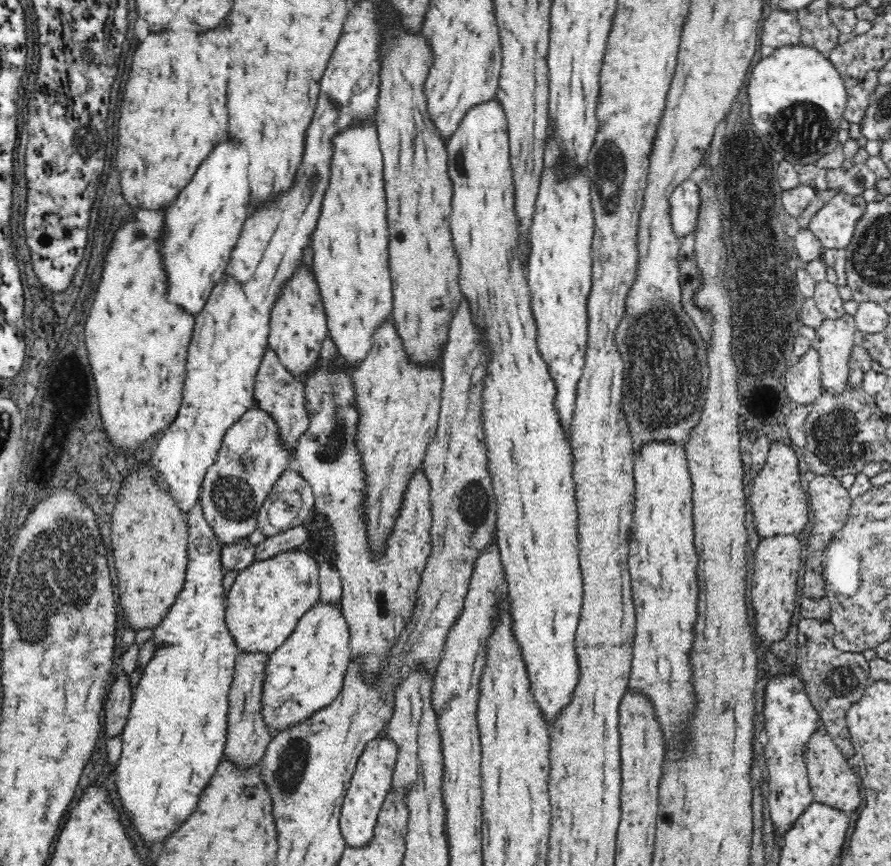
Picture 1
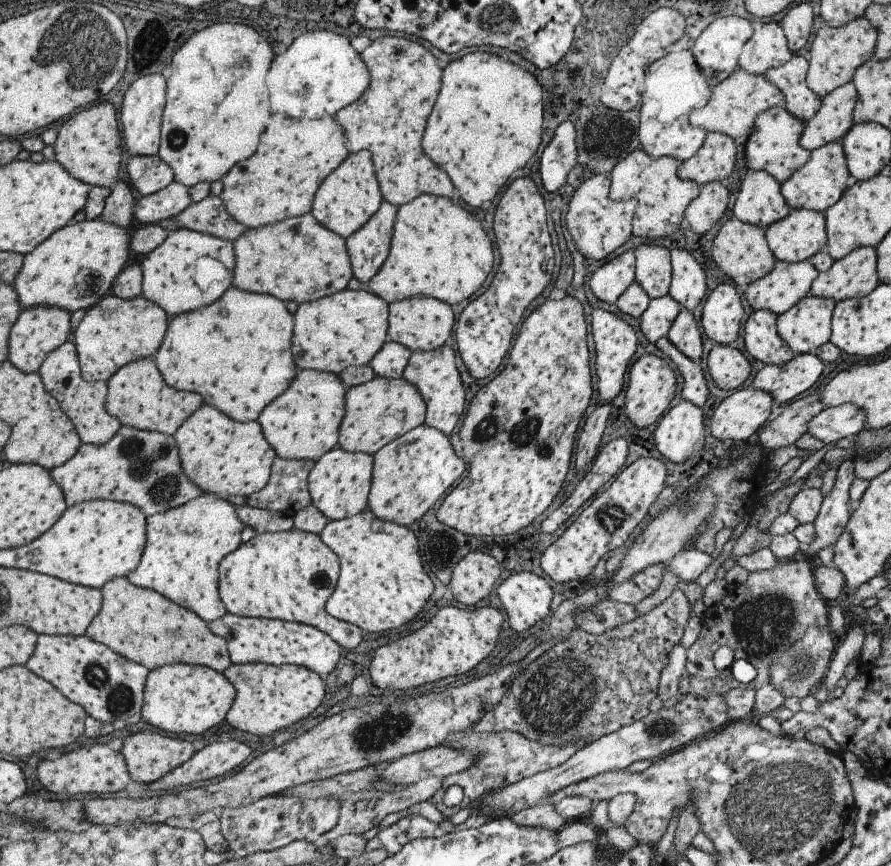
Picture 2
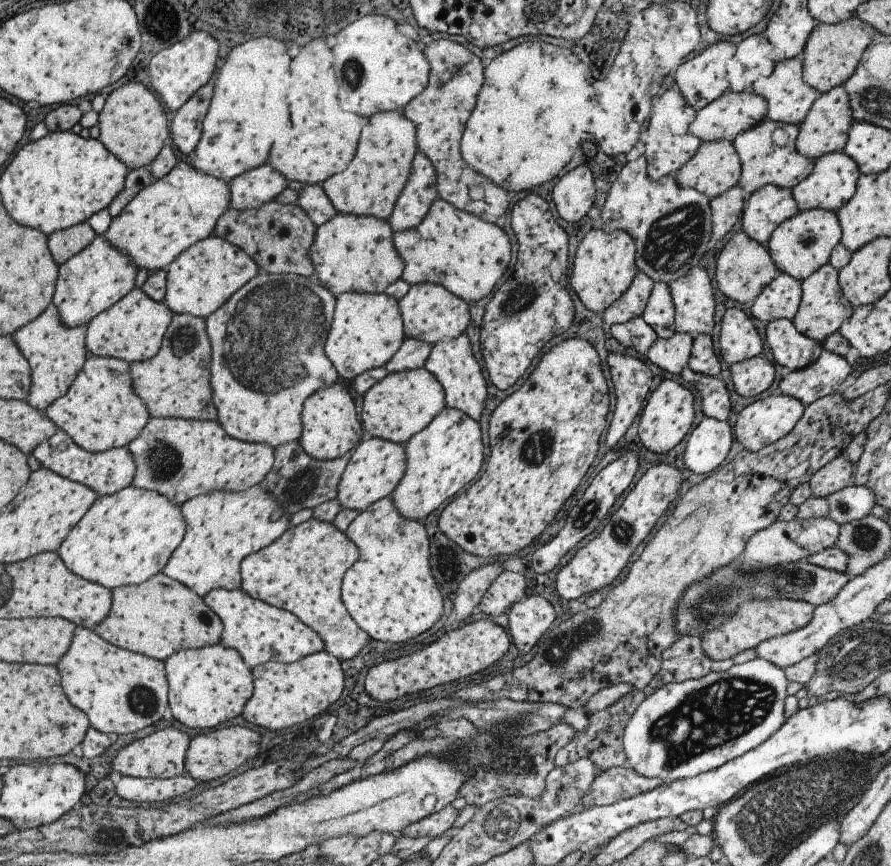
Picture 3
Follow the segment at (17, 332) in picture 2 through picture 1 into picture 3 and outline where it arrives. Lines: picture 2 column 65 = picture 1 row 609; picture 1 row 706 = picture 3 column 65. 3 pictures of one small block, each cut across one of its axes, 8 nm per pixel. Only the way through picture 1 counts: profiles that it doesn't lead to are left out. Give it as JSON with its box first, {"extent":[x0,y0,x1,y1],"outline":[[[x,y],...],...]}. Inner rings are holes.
{"extent":[53,235,139,327],"outline":[[[96,235],[84,250],[59,266],[53,303],[59,310],[61,321],[69,327],[87,325],[134,288],[138,271],[139,266],[127,254],[109,243],[104,235]]]}

